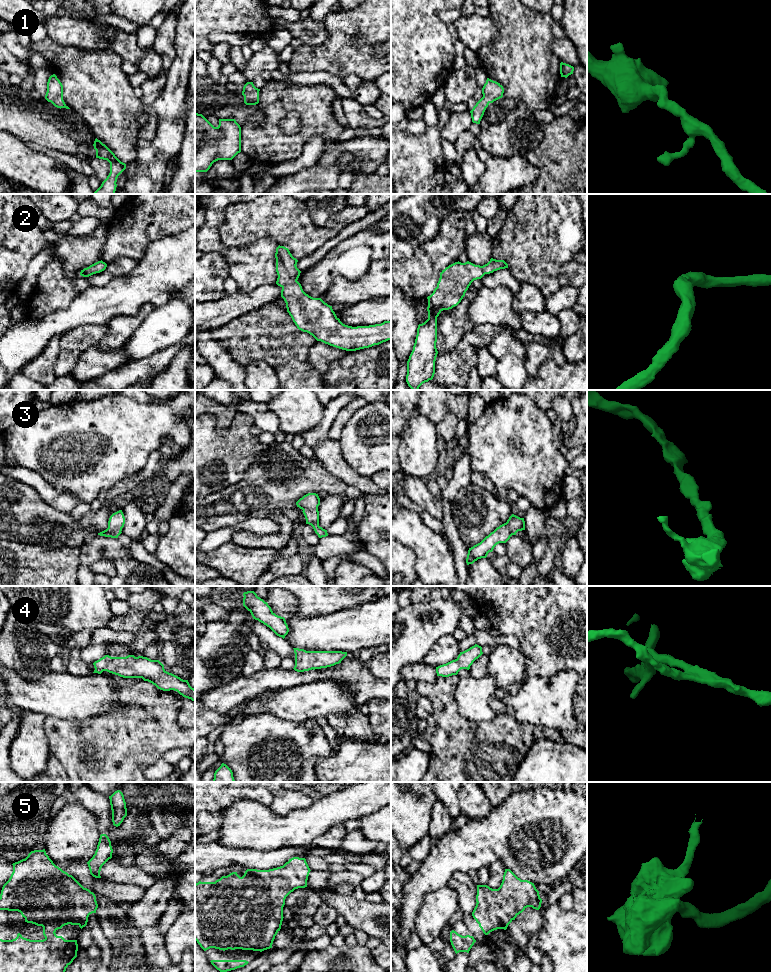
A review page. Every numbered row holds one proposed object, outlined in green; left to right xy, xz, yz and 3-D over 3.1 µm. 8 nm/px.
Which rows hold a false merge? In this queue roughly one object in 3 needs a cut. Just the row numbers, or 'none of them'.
none of them

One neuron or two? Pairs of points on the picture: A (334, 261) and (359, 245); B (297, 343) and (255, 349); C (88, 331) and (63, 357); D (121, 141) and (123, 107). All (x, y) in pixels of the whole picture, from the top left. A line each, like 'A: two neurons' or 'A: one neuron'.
A: one neuron
B: one neuron
C: one neuron
D: one neuron

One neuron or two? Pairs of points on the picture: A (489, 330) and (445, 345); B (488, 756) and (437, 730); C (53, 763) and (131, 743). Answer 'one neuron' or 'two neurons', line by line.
A: two neurons
B: one neuron
C: two neurons

